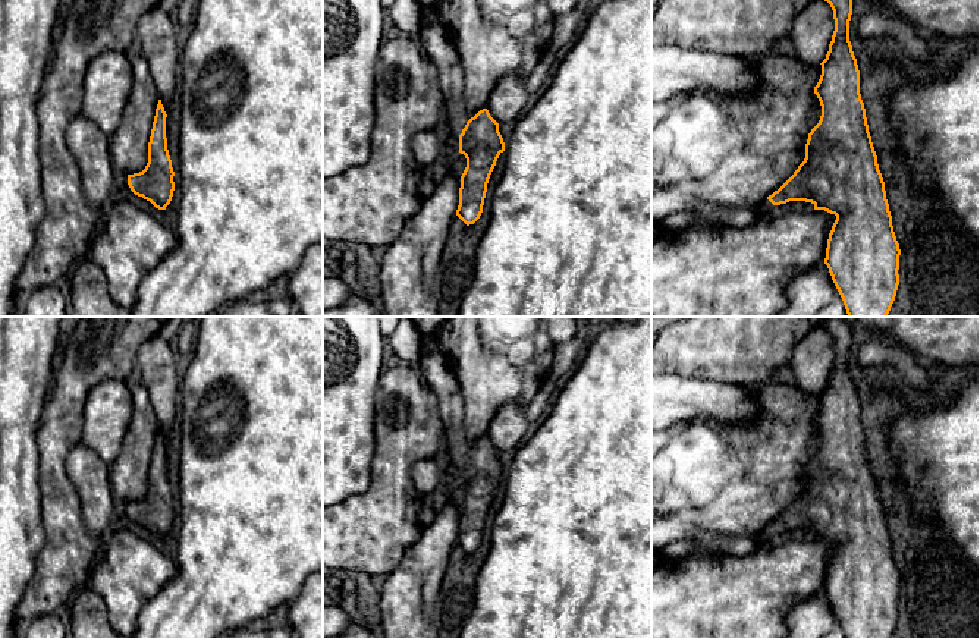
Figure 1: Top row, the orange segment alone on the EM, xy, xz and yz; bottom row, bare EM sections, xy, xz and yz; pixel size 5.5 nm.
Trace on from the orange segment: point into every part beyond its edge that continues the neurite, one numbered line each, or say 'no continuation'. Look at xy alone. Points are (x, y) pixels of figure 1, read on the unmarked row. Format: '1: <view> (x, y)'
no continuation

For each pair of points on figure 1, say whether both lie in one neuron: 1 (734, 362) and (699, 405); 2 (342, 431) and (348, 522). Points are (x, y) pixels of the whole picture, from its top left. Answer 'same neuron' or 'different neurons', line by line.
1: different neurons
2: different neurons

